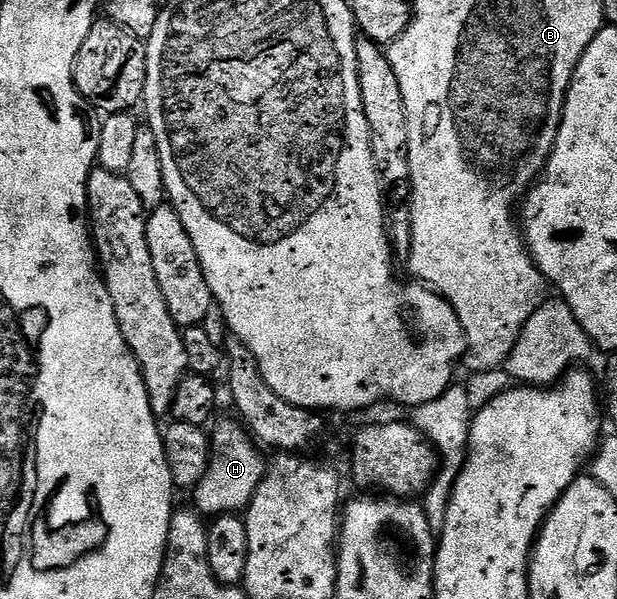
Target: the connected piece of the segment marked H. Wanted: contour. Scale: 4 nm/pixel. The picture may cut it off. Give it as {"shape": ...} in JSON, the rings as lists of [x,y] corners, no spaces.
{"shape":[[[237,420],[234,421],[222,421],[218,426],[213,426],[210,466],[198,486],[192,490],[193,504],[199,514],[234,515],[245,510],[256,487],[266,476],[268,461],[254,450],[255,442],[251,434]]]}

